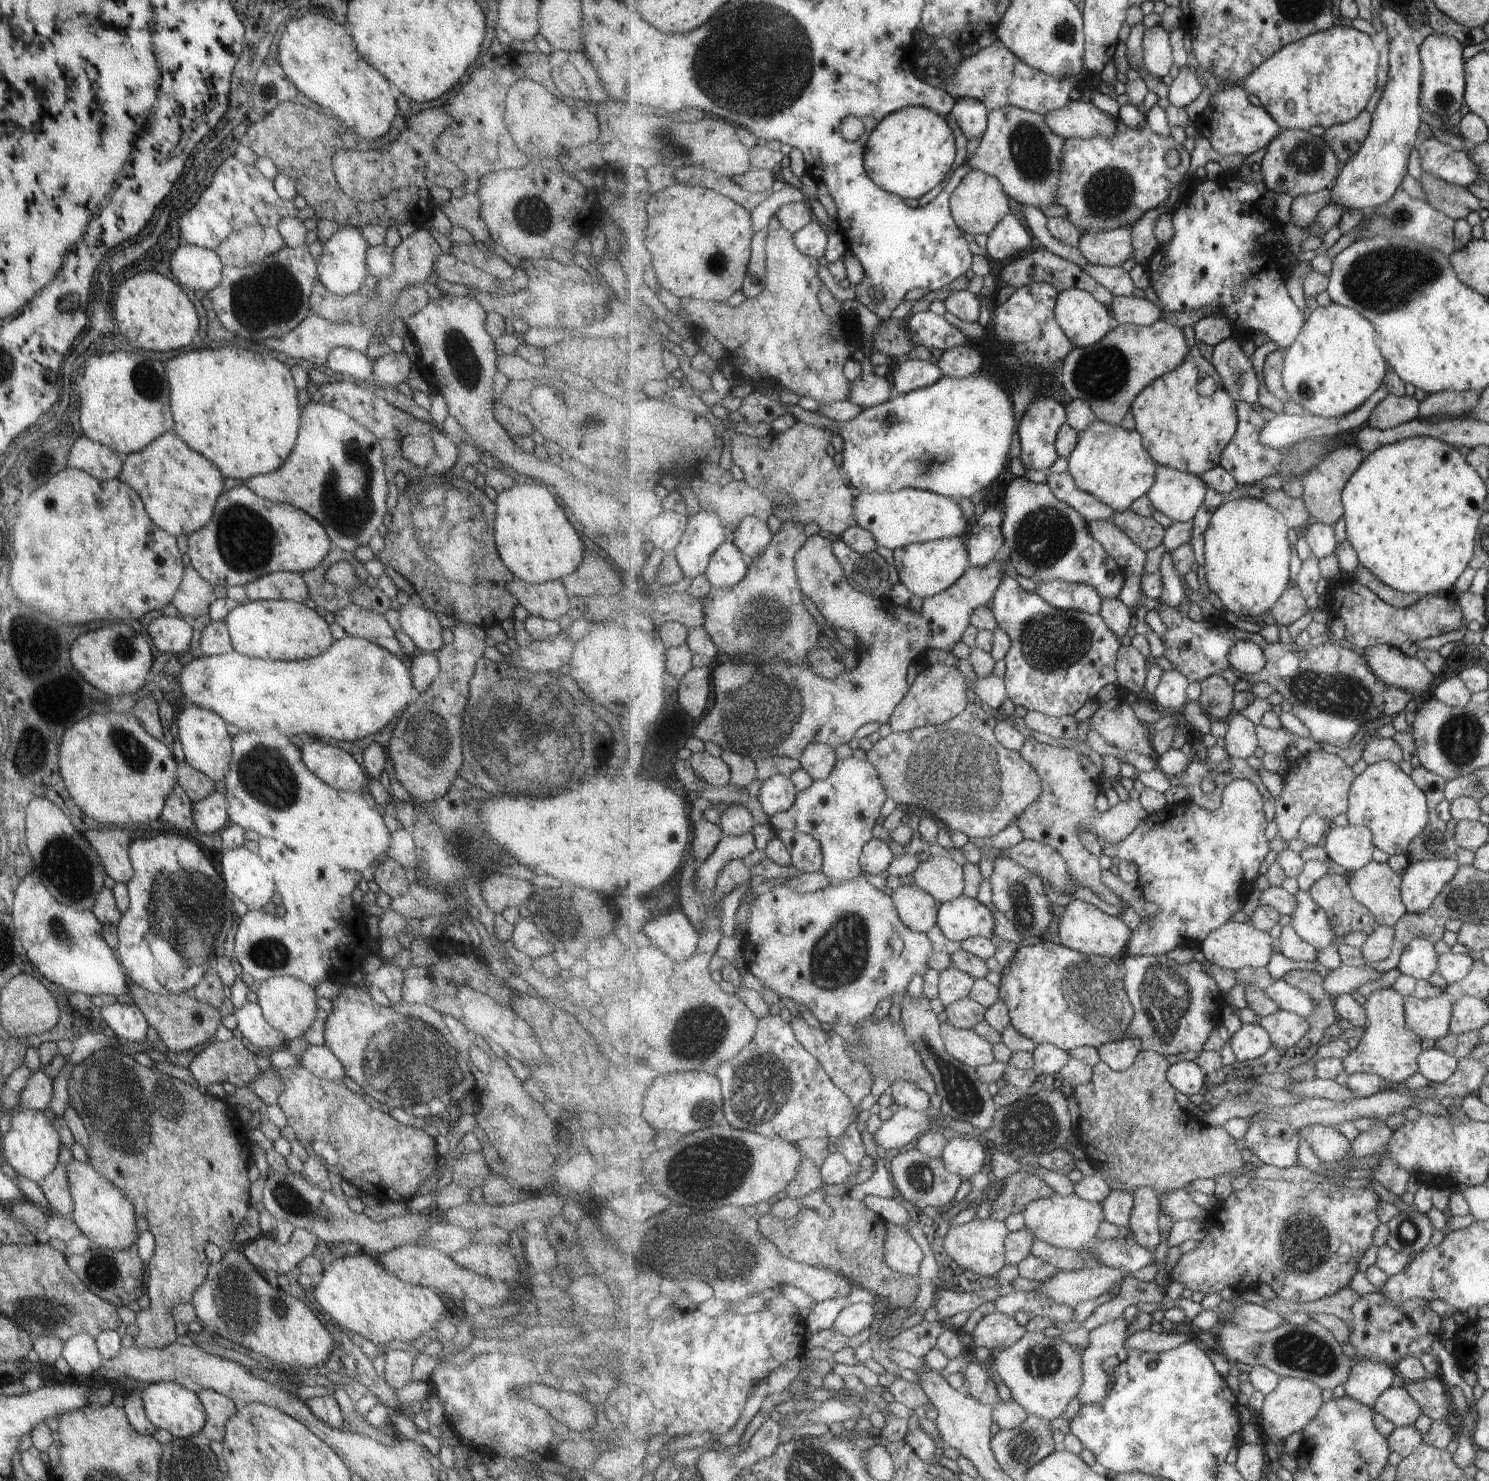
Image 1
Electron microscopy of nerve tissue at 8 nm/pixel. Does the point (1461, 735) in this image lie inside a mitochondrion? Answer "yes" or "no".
yes

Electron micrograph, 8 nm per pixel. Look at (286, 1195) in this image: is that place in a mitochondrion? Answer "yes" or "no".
yes

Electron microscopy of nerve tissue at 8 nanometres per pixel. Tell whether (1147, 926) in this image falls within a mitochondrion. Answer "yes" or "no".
no

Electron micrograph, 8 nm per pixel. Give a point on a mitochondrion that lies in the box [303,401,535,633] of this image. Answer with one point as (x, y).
(340, 509)

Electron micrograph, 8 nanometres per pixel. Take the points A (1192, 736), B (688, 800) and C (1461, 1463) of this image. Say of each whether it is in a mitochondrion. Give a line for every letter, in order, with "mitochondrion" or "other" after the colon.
A: other
B: other
C: other

